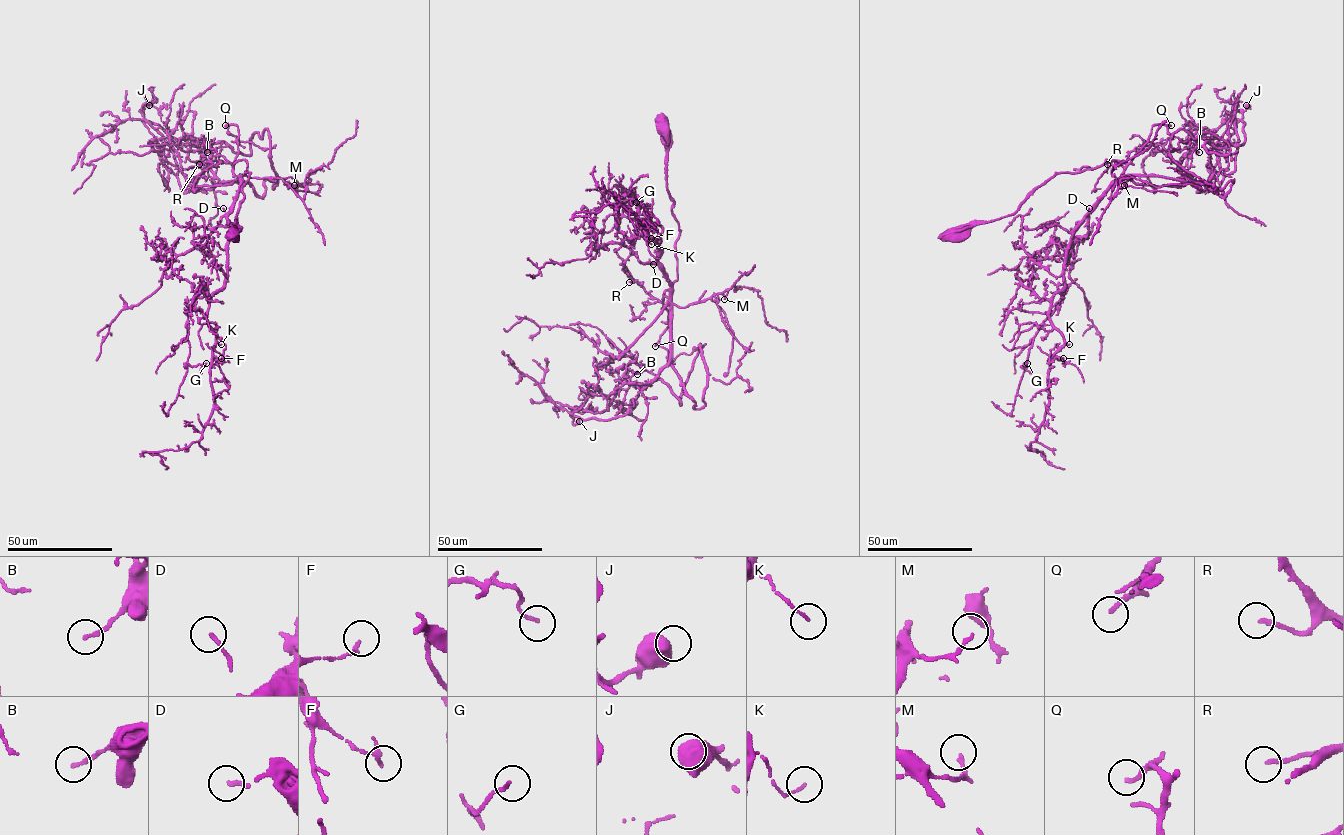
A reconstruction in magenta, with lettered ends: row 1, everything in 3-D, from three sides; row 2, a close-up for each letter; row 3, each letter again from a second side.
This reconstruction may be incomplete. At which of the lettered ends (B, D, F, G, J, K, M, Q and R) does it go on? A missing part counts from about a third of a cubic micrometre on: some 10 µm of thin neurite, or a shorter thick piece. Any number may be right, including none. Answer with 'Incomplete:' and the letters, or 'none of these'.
Incomplete: D, J, Q, R

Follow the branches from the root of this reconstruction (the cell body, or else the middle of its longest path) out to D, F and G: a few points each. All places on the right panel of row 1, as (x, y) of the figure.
D: (949, 235), (1012, 215), (1058, 173), (1113, 160), (1122, 177), (1089, 214), (1089, 208)
F: (949, 235), (1012, 215), (1058, 173), (1107, 159), (1123, 168), (1067, 251), (1064, 286), (1049, 313), (1063, 358)
G: (949, 235), (1012, 215), (1058, 173), (1107, 159), (1123, 168), (1074, 233), (1063, 297), (1027, 363)

